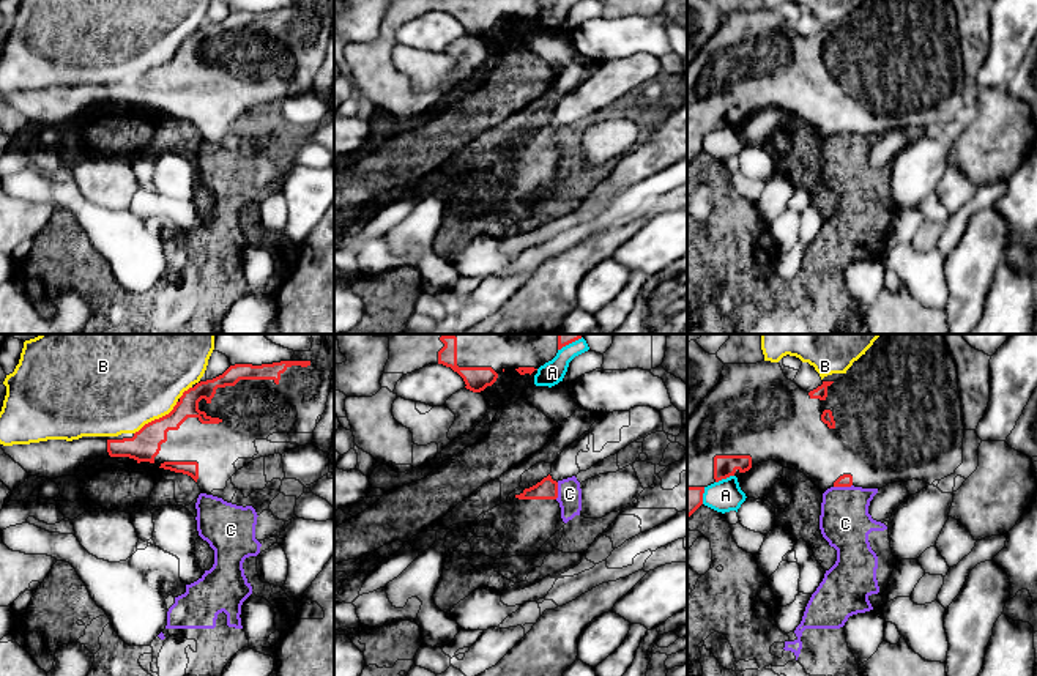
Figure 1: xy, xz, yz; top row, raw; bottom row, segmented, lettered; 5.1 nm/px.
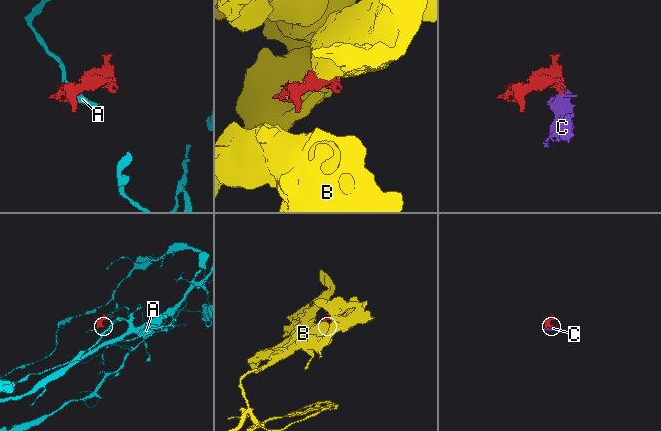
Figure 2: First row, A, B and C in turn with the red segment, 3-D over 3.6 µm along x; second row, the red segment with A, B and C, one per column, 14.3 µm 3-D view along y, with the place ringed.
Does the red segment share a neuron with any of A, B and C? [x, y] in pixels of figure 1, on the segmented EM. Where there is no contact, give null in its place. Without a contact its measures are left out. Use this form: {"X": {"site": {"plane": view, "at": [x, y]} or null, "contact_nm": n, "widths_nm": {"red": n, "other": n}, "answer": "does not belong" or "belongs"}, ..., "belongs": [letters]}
{"A": {"site": {"plane": "yz", "at": [724, 478]}, "contact_nm": 100, "widths_nm": {"red": 110, "other": 160}, "answer": "does not belong"}, "B": {"site": {"plane": "xy", "at": [156, 419]}, "contact_nm": 280, "widths_nm": {"red": 160, "other": 480}, "answer": "does not belong"}, "C": {"site": {"plane": "yz", "at": [842, 486]}, "contact_nm": 100, "widths_nm": {"red": 60, "other": 260}, "answer": "does not belong"}, "belongs": []}

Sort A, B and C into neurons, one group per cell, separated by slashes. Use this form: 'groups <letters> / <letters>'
groups A / B / C

